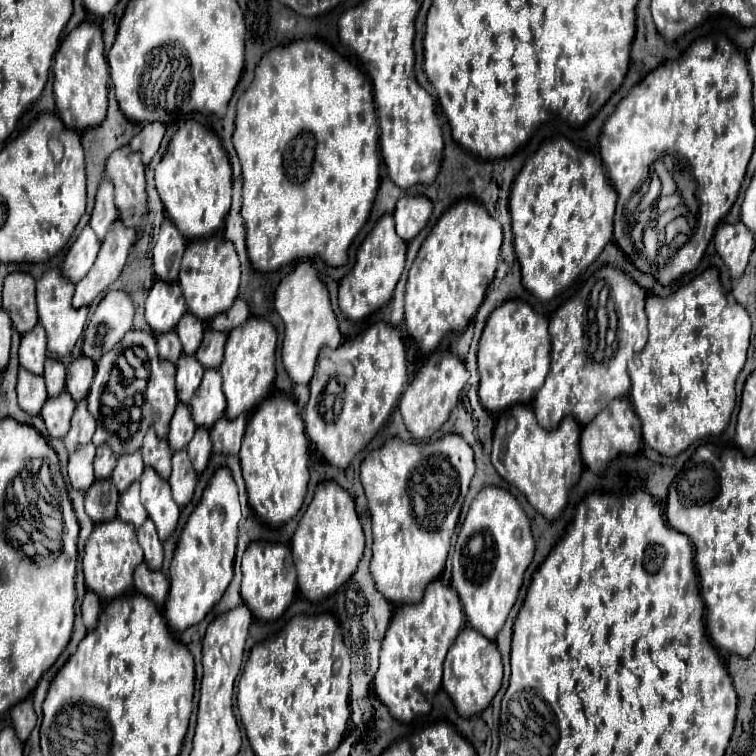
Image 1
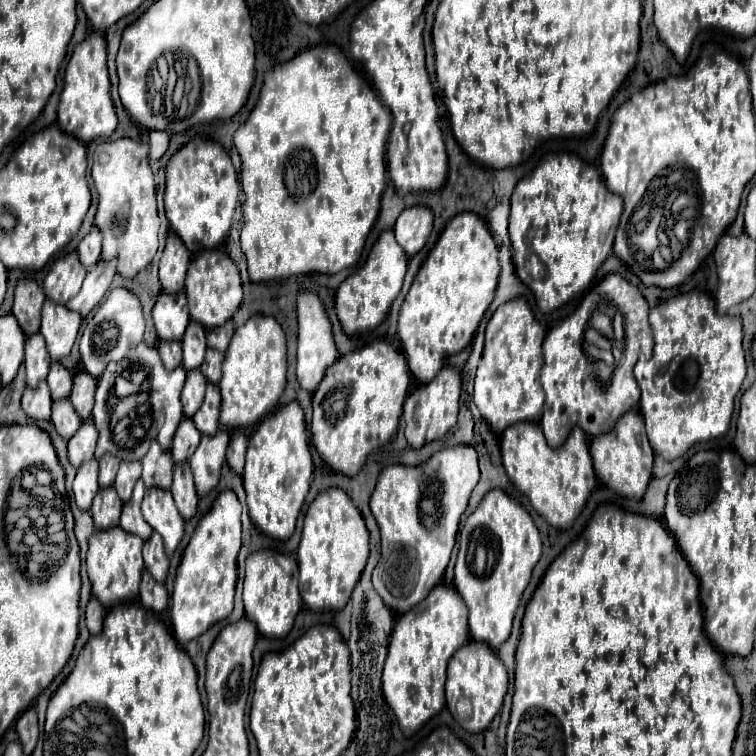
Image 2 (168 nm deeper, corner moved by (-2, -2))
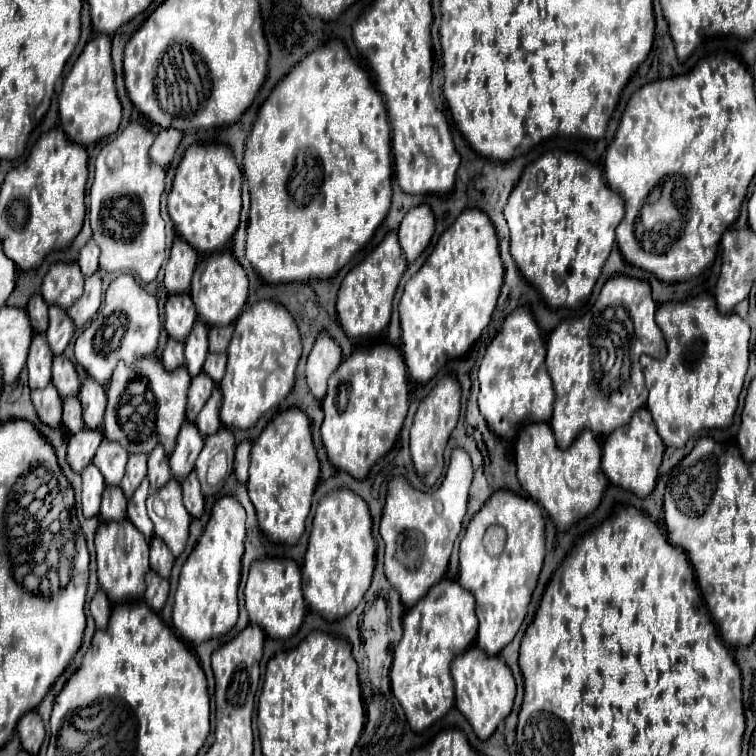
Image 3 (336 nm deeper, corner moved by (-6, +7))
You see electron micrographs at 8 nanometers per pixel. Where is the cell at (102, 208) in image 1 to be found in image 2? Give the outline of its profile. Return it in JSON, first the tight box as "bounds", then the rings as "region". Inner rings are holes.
{"bounds":[76,227,100,269],"region":[[[96,227],[92,229],[92,233],[88,233],[76,247],[76,255],[80,259],[80,263],[90,269],[92,265],[96,265],[100,261],[100,231],[96,231]]]}

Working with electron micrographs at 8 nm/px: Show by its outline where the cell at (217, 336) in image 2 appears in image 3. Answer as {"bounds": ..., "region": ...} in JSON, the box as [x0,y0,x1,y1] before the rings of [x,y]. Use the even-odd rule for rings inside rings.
{"bounds":[208,324,234,354],"region":[[[234,324],[232,326],[212,326],[210,334],[208,334],[210,352],[224,354],[226,348],[228,348],[228,342],[232,338],[232,330],[234,330]]]}

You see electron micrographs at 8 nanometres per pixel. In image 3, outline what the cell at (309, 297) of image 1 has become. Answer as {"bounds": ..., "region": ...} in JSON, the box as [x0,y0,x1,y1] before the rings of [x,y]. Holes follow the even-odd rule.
{"bounds":[306,332,342,400],"region":[[[320,332],[306,362],[306,380],[312,394],[318,400],[324,398],[326,380],[340,366],[340,362],[342,362],[342,350],[338,342],[328,332]]]}

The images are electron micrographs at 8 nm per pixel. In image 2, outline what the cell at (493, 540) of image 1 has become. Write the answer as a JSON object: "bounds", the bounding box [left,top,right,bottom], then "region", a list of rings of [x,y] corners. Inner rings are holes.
{"bounds":[454,489,540,651],"region":[[[498,489],[486,493],[460,531],[460,551],[454,571],[454,585],[470,609],[470,635],[474,641],[486,643],[496,651],[510,637],[516,609],[540,553],[540,533],[520,503]]]}

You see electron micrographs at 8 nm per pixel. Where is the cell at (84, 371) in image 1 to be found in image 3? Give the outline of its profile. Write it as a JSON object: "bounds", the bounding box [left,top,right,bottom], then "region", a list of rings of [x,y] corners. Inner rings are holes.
{"bounds":[78,378,106,428],"region":[[[86,378],[78,392],[84,410],[86,428],[102,428],[102,416],[106,408],[106,388],[100,386],[94,378]]]}

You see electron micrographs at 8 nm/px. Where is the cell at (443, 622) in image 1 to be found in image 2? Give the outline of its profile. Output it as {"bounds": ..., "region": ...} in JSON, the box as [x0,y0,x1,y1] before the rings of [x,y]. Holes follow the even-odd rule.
{"bounds":[382,587,468,737],"region":[[[434,587],[422,603],[396,621],[384,663],[382,693],[392,711],[396,711],[406,737],[414,735],[444,707],[446,665],[450,657],[468,641],[468,607],[454,587]]]}

